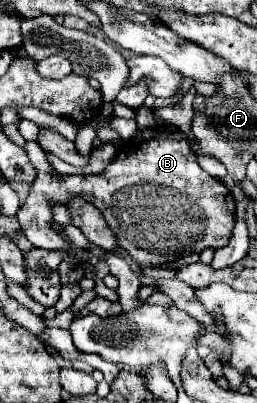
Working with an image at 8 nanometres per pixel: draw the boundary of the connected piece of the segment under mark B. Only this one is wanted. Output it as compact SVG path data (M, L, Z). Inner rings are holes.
M164 126L140 130L134 138L122 144L116 160L112 160L102 174L94 176L76 174L60 176L56 180L50 176L50 164L46 160L46 154L36 142L26 142L24 152L34 164L38 176L32 182L32 192L28 200L20 206L16 214L22 232L36 246L24 252L26 284L22 286L42 306L54 306L60 298L62 284L58 264L62 262L62 254L64 260L76 262L74 250L50 228L52 210L48 206L48 200L64 204L70 194L76 194L92 202L112 228L118 244L128 250L142 268L172 262L178 254L188 254L188 246L226 246L230 240L230 230L234 228L236 220L236 202L230 190L224 186L222 180L202 170L196 154L192 154L182 134L168 132Z

